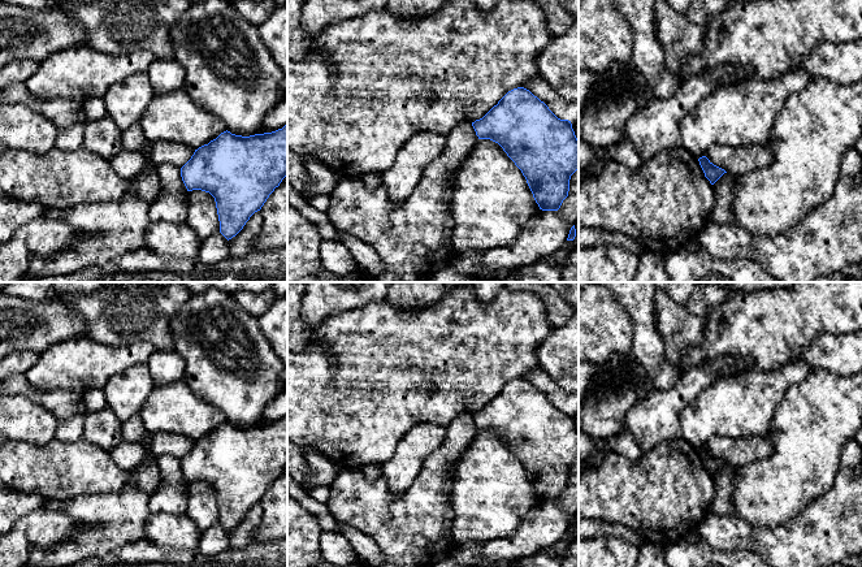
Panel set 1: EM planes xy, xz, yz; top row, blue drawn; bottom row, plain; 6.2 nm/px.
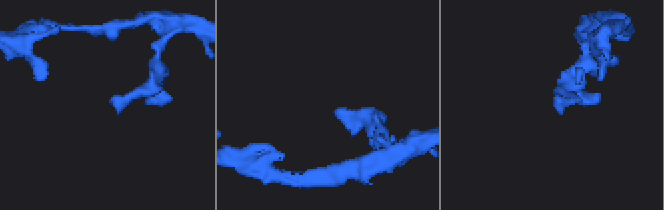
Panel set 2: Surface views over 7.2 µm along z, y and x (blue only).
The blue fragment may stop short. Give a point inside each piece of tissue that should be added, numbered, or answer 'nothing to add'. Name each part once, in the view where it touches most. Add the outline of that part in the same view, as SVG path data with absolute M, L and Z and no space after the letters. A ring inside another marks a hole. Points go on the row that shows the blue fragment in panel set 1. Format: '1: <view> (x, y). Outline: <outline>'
nothing to add

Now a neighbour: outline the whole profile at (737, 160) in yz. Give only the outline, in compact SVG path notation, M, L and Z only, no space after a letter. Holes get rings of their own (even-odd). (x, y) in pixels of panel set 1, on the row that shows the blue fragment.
M771 143L763 146L714 144L706 152L706 157L733 177L740 177L766 168L774 160L774 150Z

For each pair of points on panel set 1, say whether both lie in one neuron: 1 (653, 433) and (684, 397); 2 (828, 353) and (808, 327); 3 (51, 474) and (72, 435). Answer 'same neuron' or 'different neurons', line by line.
1: same neuron
2: different neurons
3: different neurons

